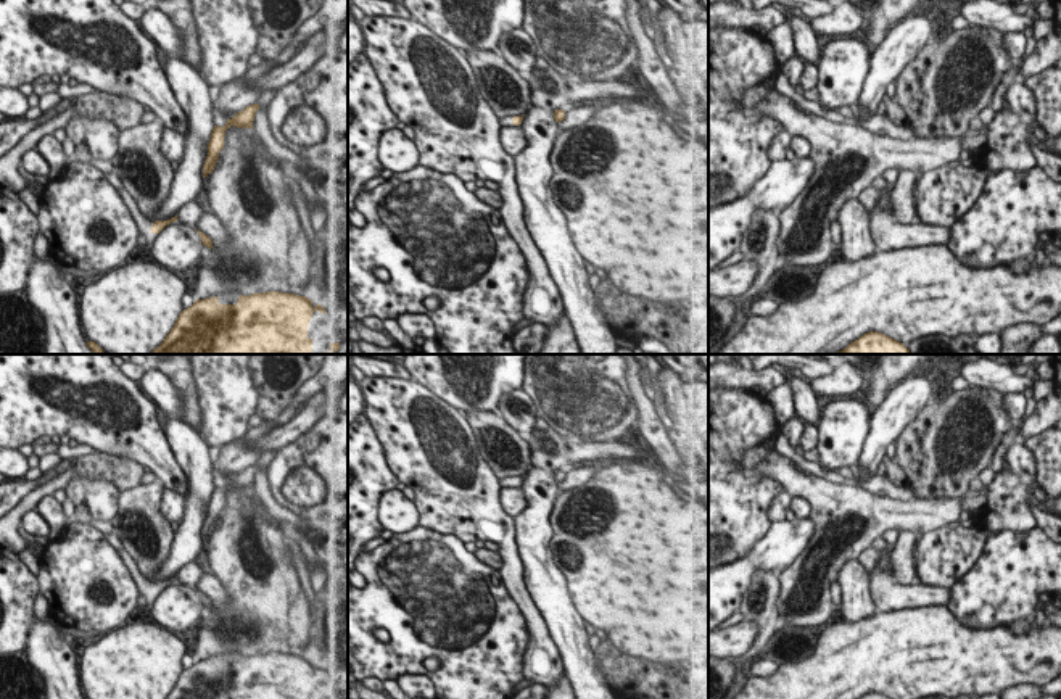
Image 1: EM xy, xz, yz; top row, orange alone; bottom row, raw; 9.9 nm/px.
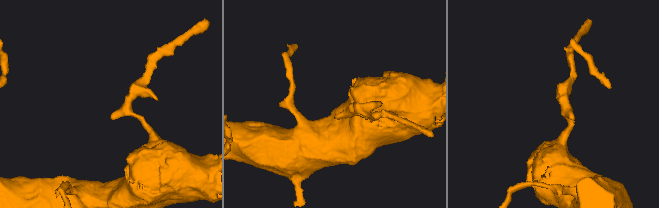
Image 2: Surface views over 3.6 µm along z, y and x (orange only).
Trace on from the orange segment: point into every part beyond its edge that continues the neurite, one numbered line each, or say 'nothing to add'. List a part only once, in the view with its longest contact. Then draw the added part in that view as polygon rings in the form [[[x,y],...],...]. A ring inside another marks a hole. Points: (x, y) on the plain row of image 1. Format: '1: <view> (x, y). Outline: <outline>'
1: xy (144, 585). Outline: [[[118,551],[118,556],[124,560],[130,577],[137,583],[143,604],[153,606],[155,599],[158,598],[158,594],[153,594],[150,591],[153,586],[153,581],[147,580],[142,573],[137,572],[135,560],[126,551]]]

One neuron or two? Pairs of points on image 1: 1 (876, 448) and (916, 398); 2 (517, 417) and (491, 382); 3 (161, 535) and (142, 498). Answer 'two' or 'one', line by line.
1: one
2: two
3: one

